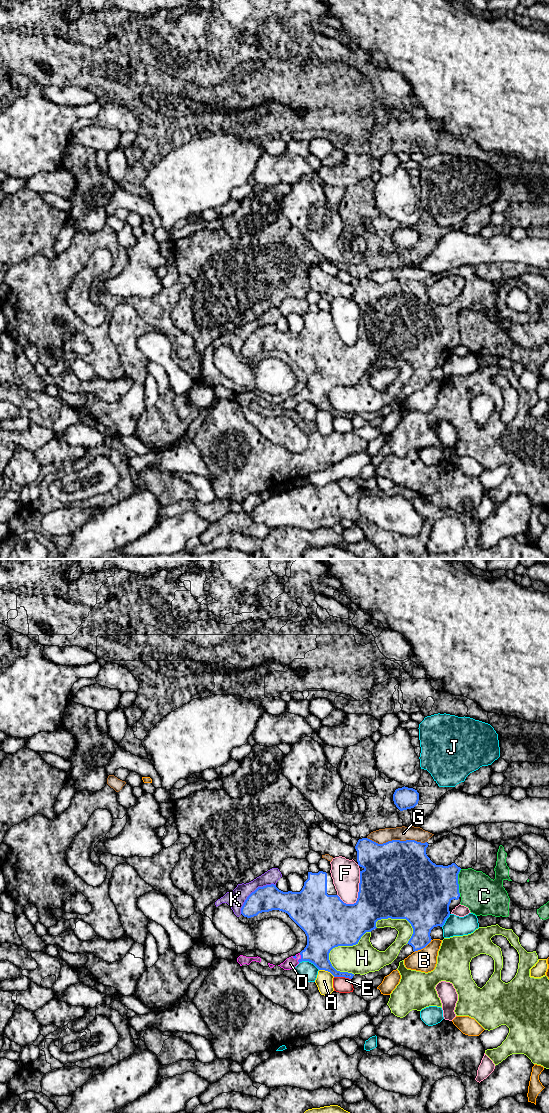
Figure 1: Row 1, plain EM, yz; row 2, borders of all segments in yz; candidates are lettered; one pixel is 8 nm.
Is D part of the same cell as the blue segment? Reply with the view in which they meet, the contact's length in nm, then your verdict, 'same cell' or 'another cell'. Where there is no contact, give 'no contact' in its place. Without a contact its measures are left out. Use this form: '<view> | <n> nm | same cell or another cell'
yz | 80 nm | same cell

